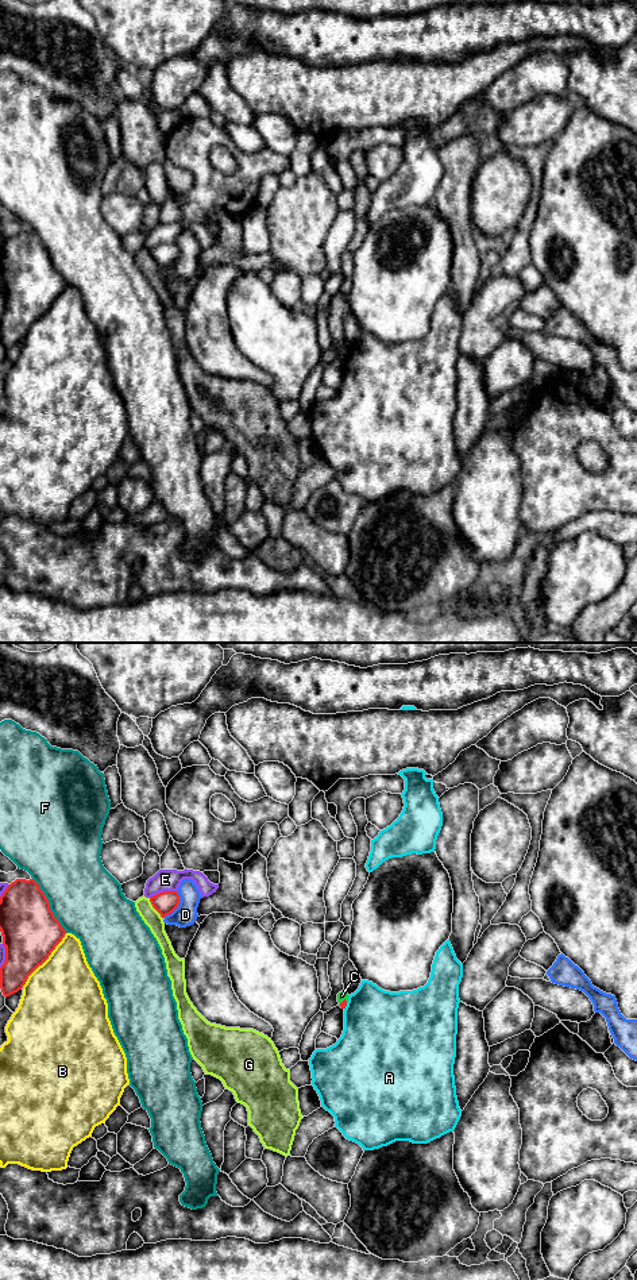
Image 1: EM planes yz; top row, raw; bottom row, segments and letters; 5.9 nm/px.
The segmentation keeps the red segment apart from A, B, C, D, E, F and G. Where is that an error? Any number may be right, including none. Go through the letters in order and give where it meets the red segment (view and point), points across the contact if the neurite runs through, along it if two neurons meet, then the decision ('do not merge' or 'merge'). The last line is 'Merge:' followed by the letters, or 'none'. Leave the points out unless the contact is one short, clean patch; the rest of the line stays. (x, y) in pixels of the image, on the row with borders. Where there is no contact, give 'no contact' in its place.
A: yz (346, 1005) | do not merge
B: yz (45, 960) | do not merge
C: yz (343, 1001) | along yz (347, 1001), (344, 999), (339, 1005) | do not merge
D: yz (177, 906) | do not merge
E: yz (163, 891) | do not merge
F: yz (49, 905) | do not merge
G: yz (154, 908) | do not merge
Merge: none

